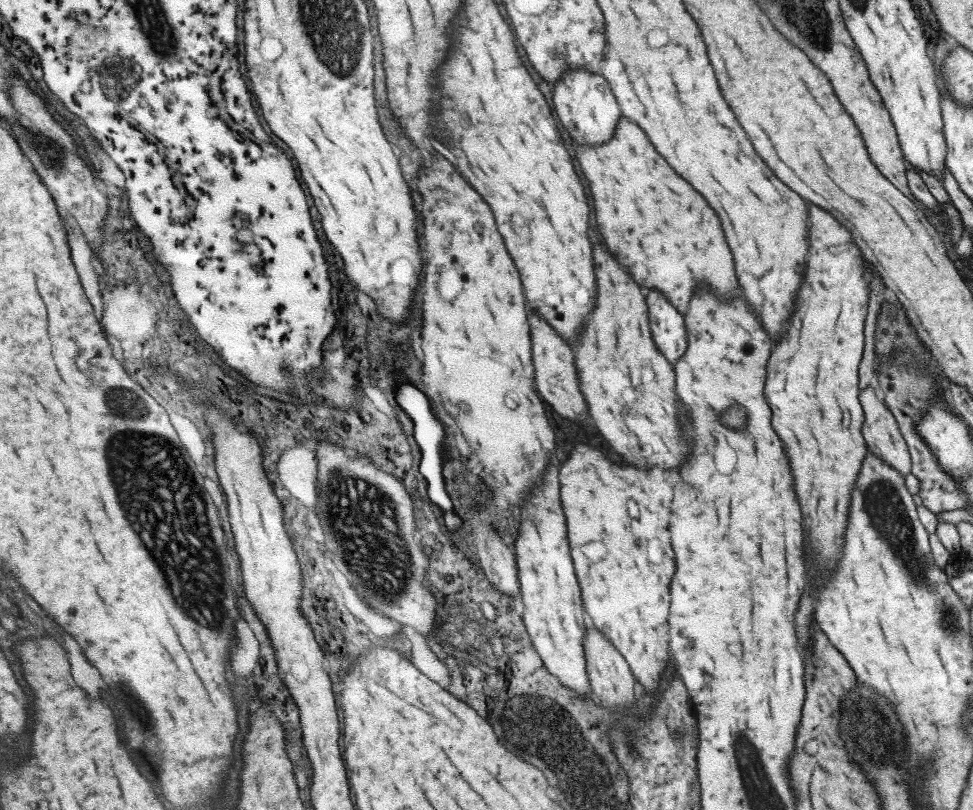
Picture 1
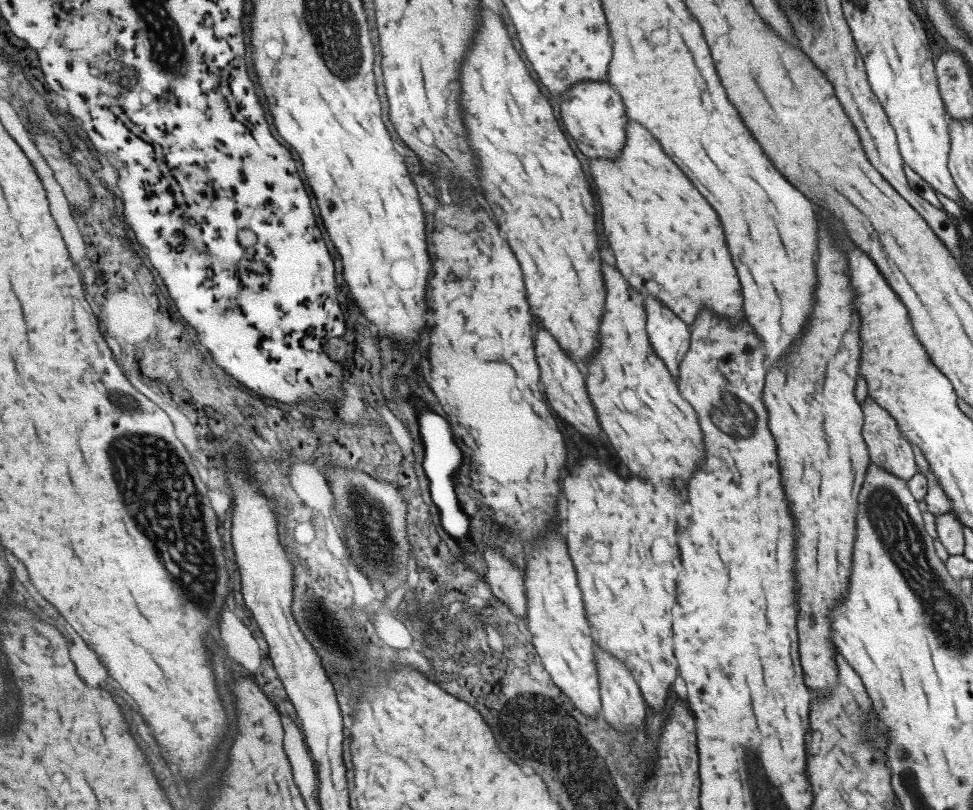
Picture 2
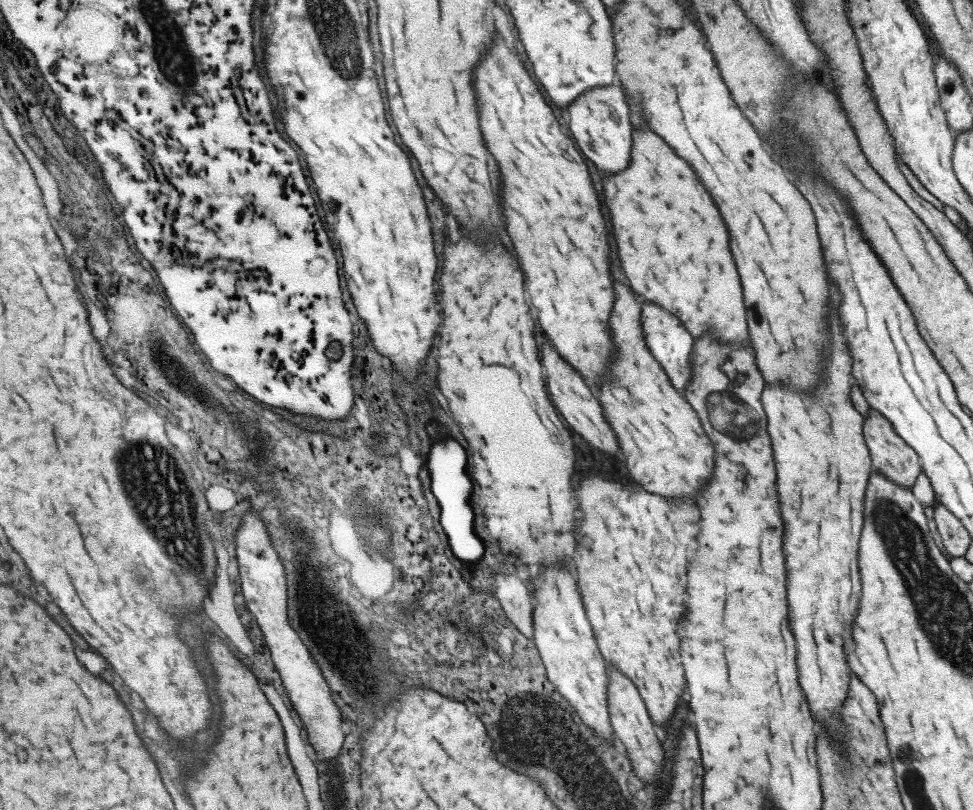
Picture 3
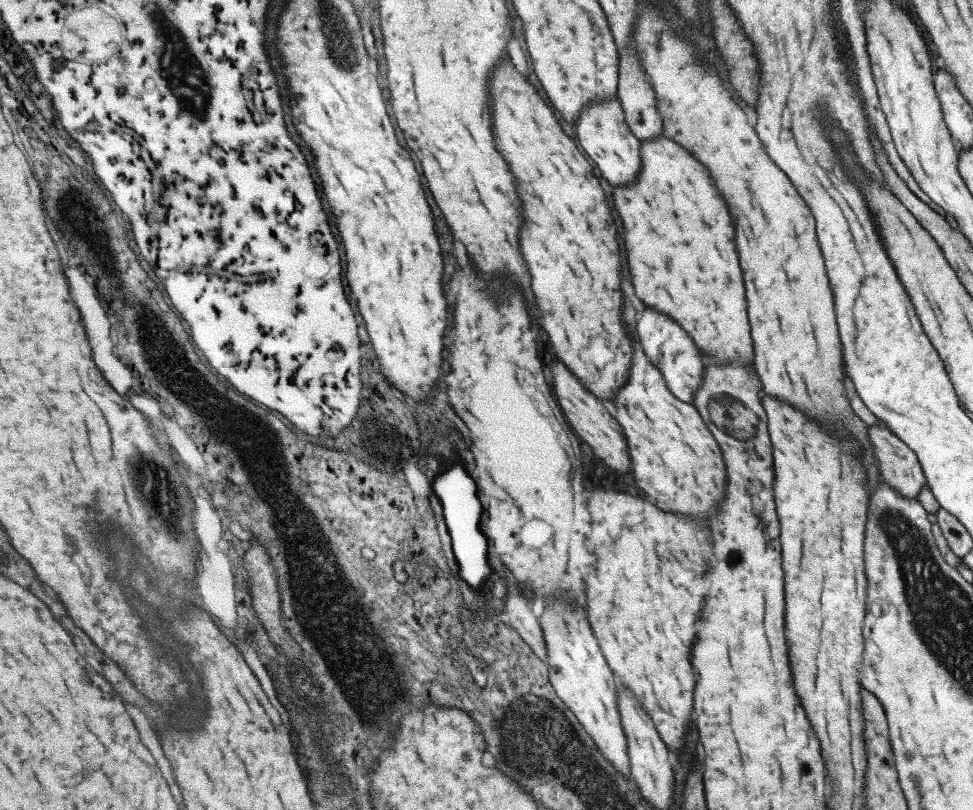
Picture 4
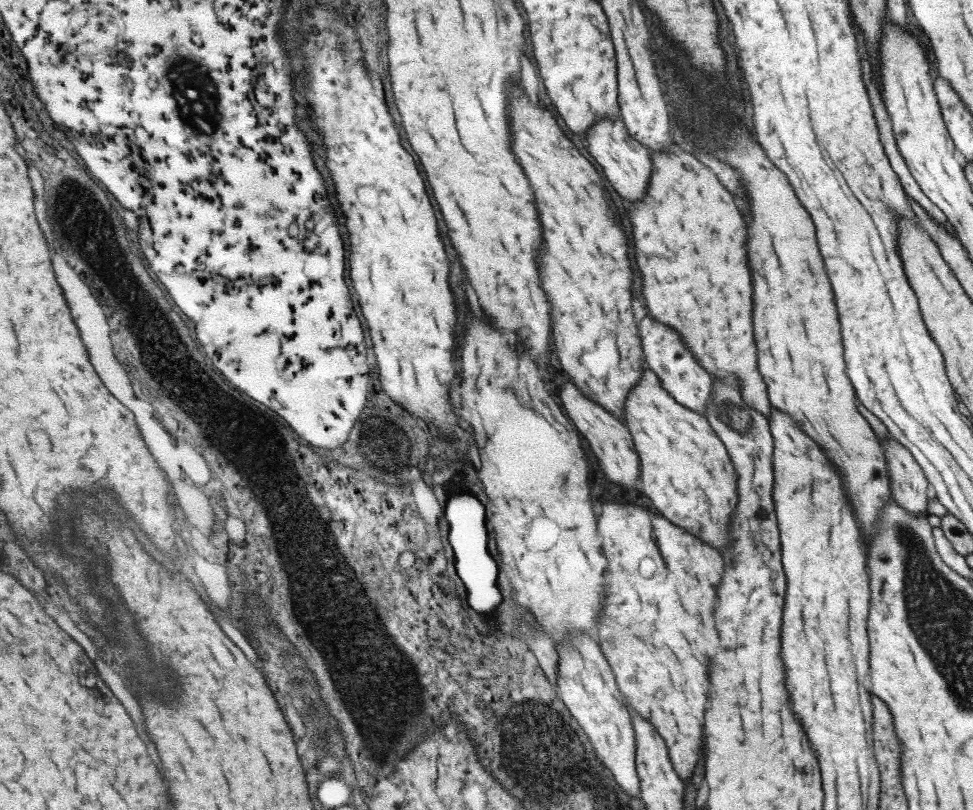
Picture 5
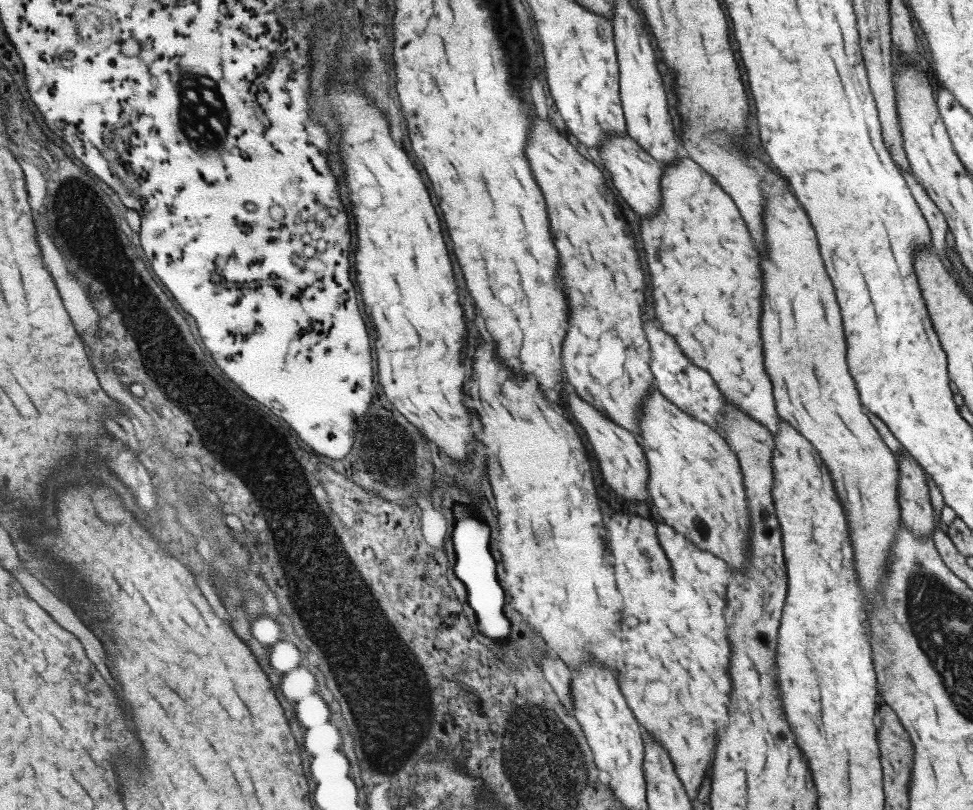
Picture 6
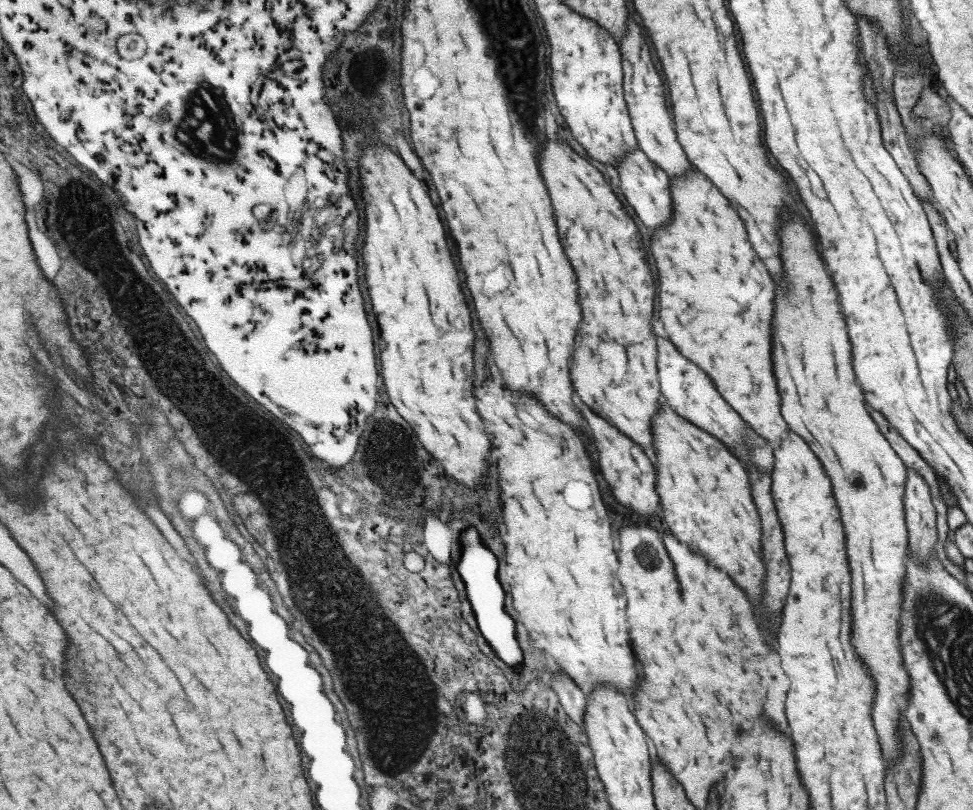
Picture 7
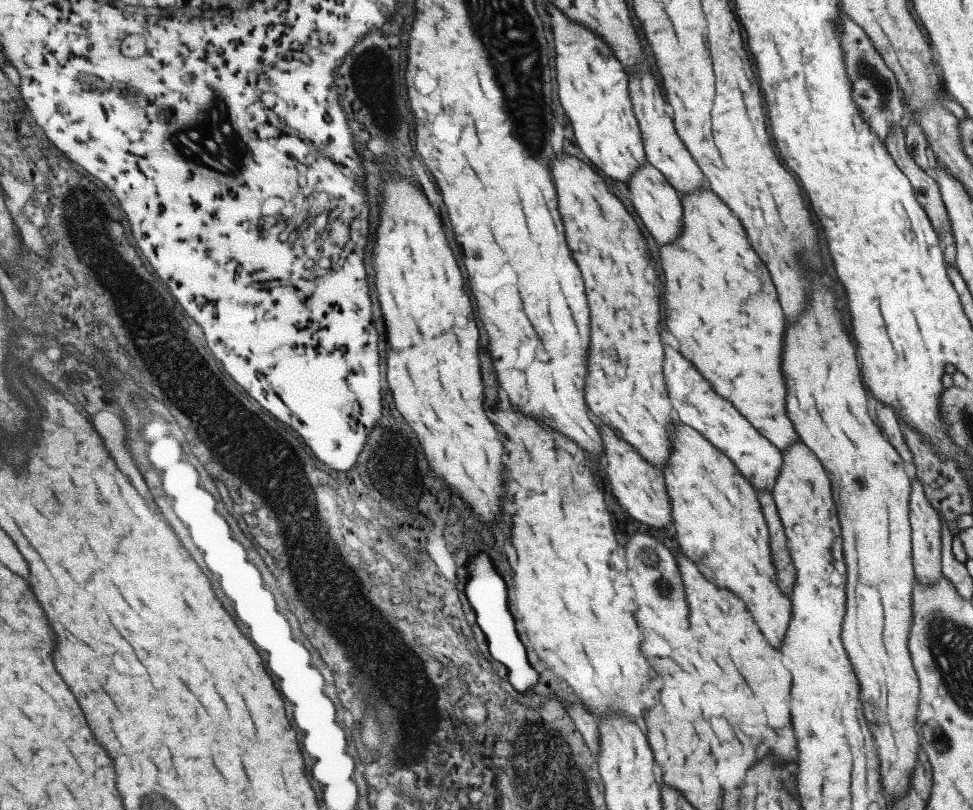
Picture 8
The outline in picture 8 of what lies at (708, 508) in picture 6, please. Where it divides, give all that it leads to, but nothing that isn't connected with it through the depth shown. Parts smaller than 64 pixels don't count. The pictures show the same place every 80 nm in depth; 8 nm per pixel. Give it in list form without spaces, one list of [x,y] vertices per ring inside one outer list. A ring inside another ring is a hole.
[[[677,418],[668,428],[668,439],[670,453],[660,471],[669,499],[672,537],[709,582],[723,584],[745,602],[767,644],[778,650],[791,614],[790,600],[776,585],[757,492],[727,456]]]

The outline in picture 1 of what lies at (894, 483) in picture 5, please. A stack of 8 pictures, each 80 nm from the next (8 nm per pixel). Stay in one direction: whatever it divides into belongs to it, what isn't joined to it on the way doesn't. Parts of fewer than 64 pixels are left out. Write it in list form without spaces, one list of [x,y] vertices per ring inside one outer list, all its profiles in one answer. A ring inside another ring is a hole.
[[[874,386],[858,391],[858,401],[864,416],[861,434],[868,452],[878,456],[902,476],[909,474],[911,463],[908,446]]]

